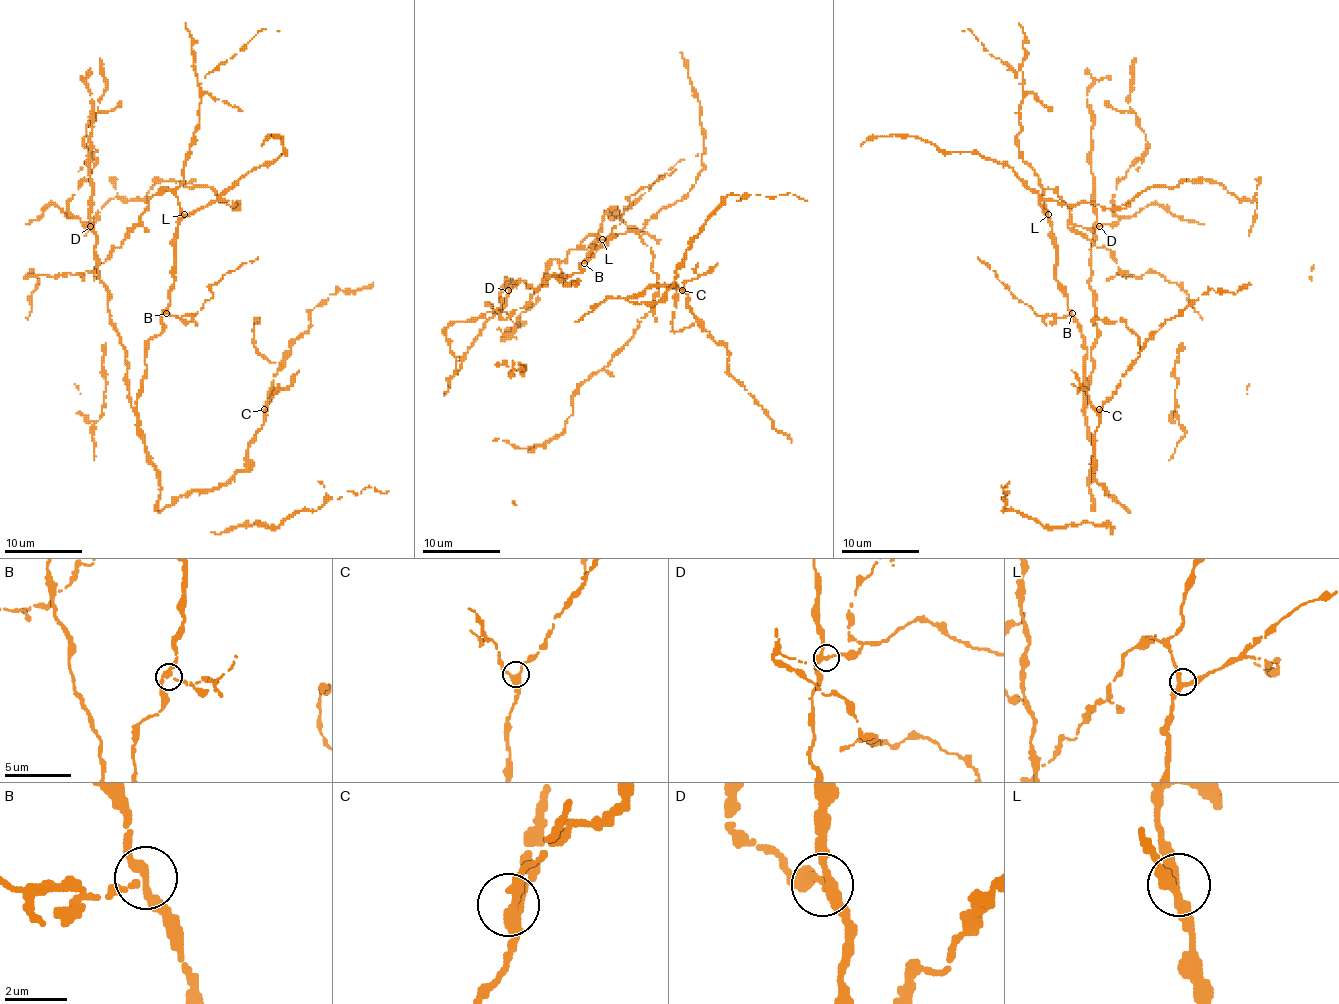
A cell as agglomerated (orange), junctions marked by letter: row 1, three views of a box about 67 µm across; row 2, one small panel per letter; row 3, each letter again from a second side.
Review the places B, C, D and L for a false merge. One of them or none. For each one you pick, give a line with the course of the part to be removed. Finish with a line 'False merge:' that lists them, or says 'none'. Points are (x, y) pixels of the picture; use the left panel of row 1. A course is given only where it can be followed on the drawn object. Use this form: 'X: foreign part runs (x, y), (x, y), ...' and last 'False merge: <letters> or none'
B: foreign part runs (166, 314), (176, 318), (193, 316), (213, 296), (213, 284), (226, 273), (258, 257)
False merge: B

